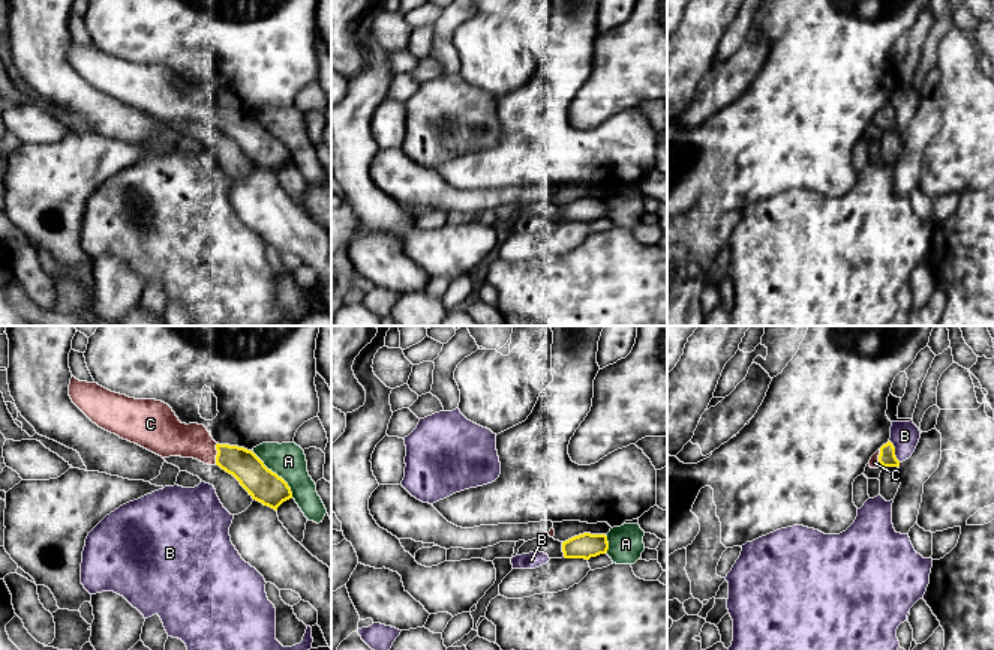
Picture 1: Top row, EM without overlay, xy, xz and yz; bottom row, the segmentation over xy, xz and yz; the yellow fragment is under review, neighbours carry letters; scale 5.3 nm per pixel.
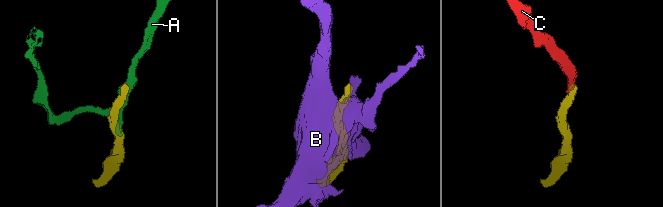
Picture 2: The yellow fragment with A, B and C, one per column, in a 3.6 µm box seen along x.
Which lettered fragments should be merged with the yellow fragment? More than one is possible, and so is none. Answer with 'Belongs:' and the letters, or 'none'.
Belongs: C

